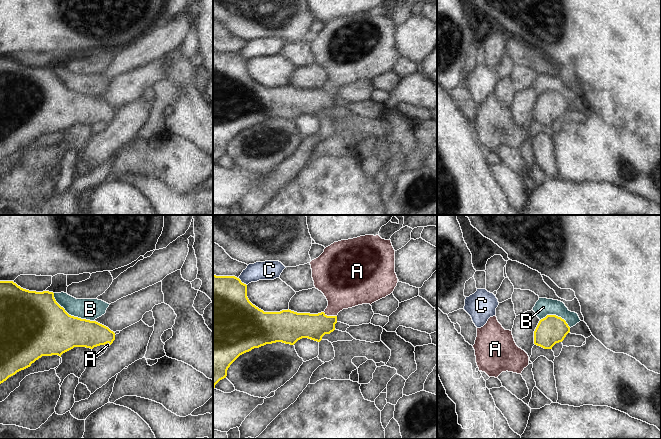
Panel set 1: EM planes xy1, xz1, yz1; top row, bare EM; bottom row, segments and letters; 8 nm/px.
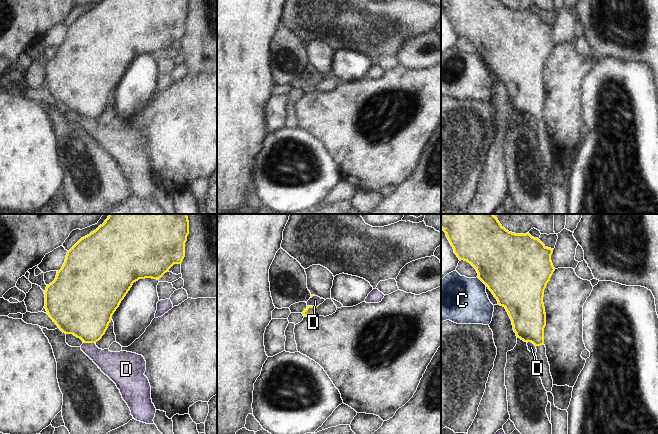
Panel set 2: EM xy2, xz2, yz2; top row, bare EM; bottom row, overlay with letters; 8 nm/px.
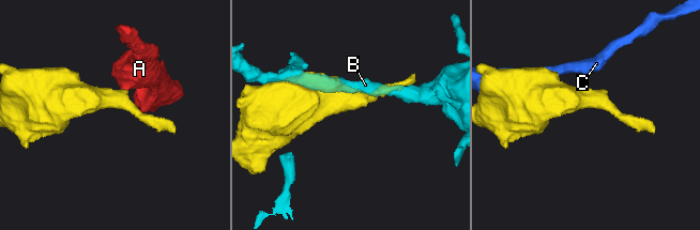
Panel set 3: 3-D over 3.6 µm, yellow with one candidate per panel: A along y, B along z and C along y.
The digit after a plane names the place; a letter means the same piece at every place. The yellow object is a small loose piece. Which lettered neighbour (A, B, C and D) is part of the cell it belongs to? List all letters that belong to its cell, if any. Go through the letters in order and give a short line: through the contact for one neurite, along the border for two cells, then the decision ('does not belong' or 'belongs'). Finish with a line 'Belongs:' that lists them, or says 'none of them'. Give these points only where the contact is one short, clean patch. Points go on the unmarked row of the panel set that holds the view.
A: line xz1 (301, 101), (318, 101), (330, 92), (343, 64); belongs
B: does not belong
C: does not belong
D: line xy2 (83, 118), (94, 119); does not belong
Belongs: A

